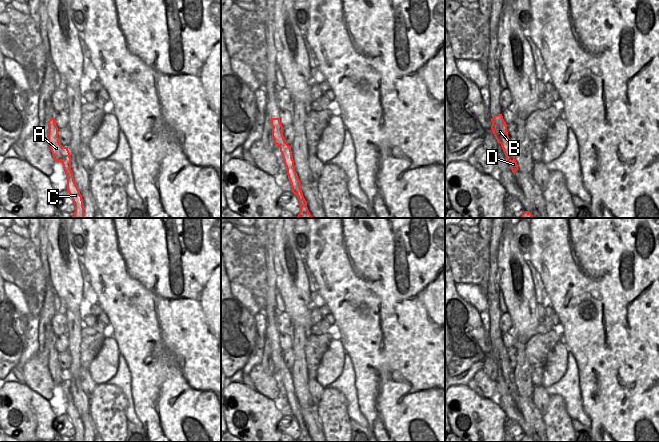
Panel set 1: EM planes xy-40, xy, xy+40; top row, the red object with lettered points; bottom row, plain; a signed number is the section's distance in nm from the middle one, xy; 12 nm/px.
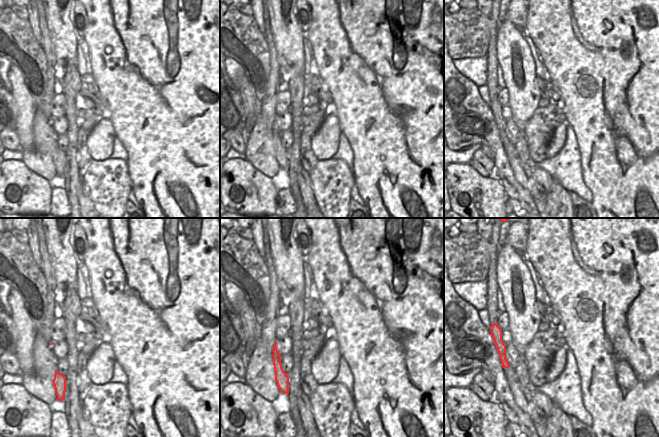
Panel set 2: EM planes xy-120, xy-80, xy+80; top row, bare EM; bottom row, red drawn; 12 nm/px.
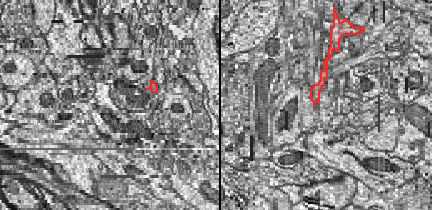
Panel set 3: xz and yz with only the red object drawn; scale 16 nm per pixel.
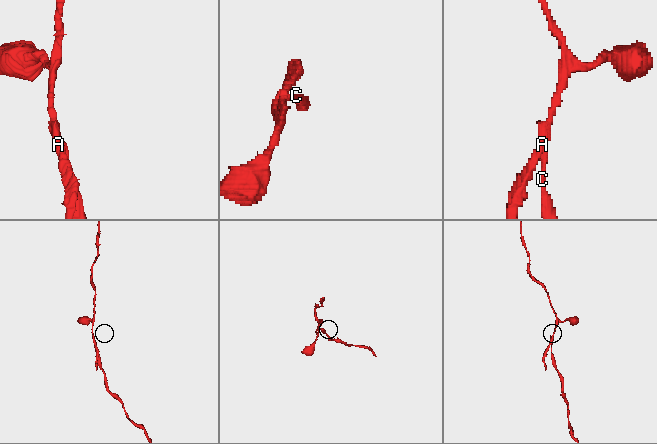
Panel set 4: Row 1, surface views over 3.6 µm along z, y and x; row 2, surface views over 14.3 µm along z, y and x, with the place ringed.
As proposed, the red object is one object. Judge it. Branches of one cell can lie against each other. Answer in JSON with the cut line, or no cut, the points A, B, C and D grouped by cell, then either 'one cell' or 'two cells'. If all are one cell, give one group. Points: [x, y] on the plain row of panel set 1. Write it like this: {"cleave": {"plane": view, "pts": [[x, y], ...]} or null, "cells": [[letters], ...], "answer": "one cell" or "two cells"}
{"cleave": {"plane": "xy", "pts": [[274, 349], [281, 353], [281, 362], [276, 368]]}, "cells": [["A"], ["B", "C", "D"]], "answer": "two cells"}

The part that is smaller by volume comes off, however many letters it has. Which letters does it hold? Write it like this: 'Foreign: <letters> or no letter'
Foreign: A

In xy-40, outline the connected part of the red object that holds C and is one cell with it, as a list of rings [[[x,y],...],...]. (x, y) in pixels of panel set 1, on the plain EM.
[[[64,371],[64,380],[61,384],[67,402],[67,415],[75,429],[75,436],[71,442],[84,442],[83,424],[80,415],[74,405],[71,394],[71,381],[68,371]]]

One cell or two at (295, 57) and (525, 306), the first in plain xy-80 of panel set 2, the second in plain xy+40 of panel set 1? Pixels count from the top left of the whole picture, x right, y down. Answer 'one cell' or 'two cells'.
one cell

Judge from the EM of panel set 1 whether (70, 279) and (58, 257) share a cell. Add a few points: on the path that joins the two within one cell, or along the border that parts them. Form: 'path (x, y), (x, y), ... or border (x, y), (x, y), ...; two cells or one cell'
path (65, 274), (62, 262); one cell

